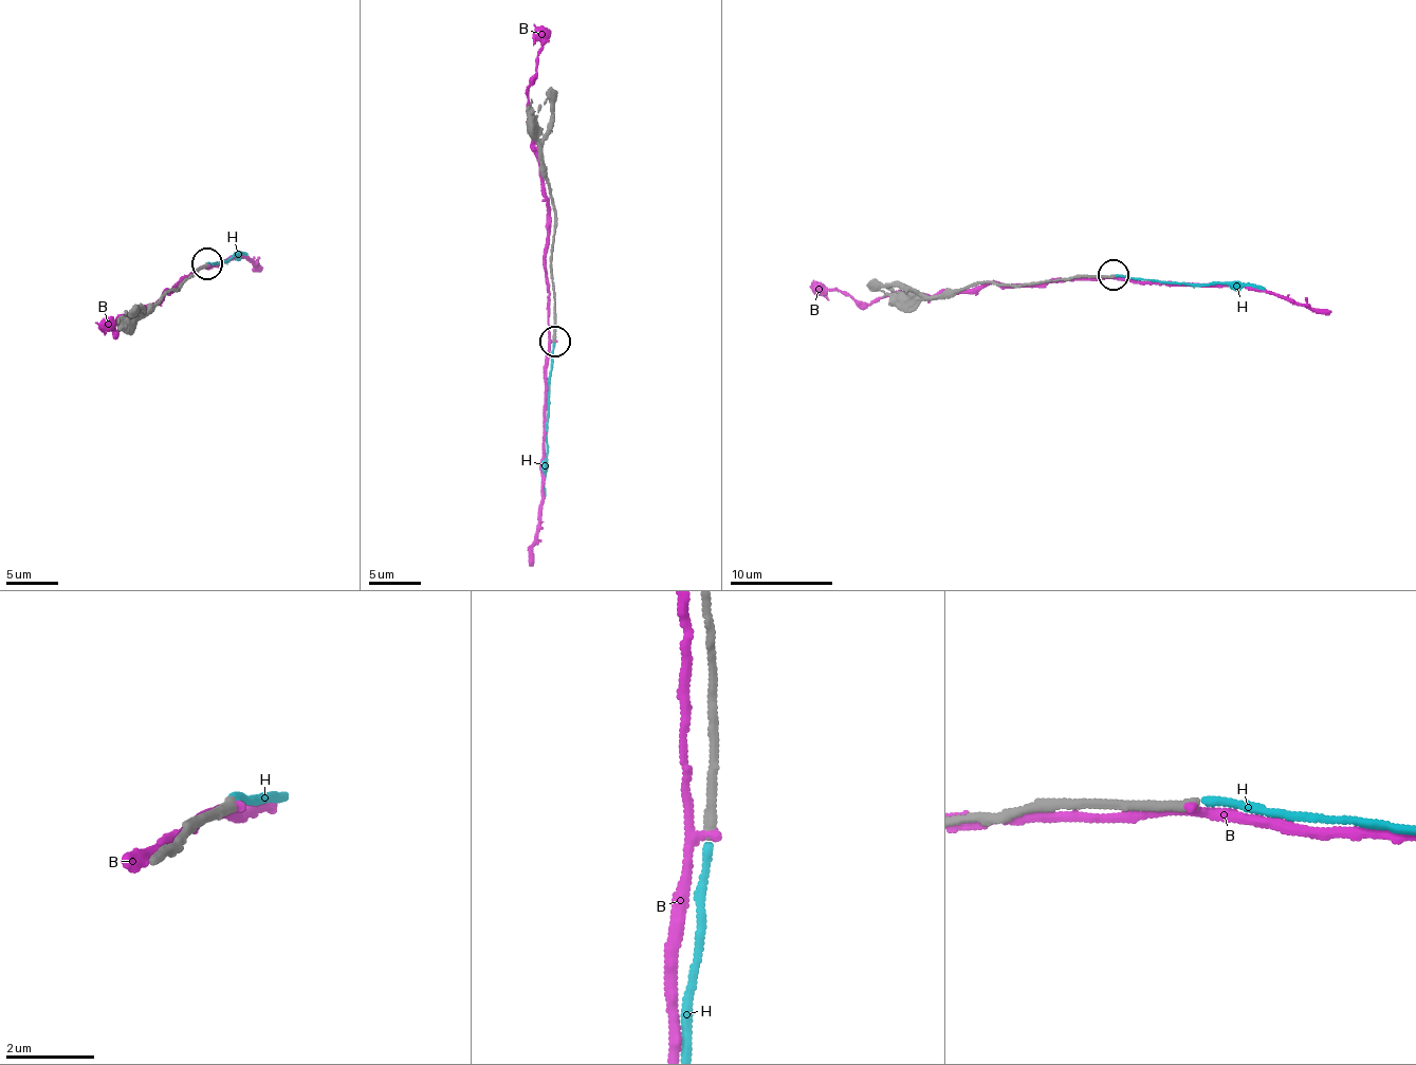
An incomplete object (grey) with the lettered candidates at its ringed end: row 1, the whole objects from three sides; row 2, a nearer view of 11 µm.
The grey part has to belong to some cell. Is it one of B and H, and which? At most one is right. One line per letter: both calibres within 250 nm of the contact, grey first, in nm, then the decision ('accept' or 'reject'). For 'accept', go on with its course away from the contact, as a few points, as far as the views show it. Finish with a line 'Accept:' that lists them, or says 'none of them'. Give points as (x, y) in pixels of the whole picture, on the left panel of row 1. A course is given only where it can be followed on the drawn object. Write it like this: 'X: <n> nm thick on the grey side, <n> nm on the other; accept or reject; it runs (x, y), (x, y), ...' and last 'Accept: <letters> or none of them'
B: 240 nm thick on the grey side, 170 nm on the other; reject
H: 200 nm thick on the grey side, 160 nm on the other; accept; it runs (206, 263), (249, 254)
Accept: H

